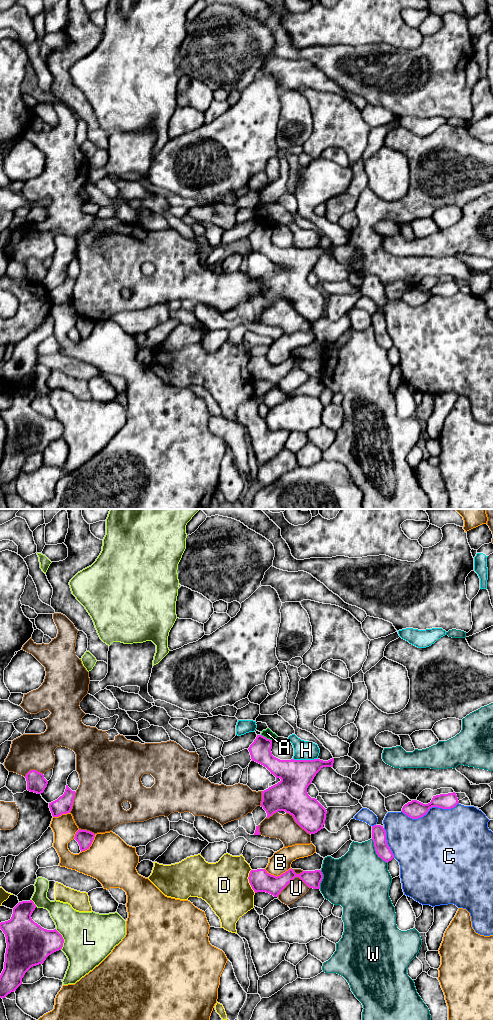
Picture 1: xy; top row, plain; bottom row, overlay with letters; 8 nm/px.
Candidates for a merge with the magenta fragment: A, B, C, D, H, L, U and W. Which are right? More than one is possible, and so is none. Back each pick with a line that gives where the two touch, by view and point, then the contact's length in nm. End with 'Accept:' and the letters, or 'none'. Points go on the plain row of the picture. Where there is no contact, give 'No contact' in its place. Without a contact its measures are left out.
Accept: none

